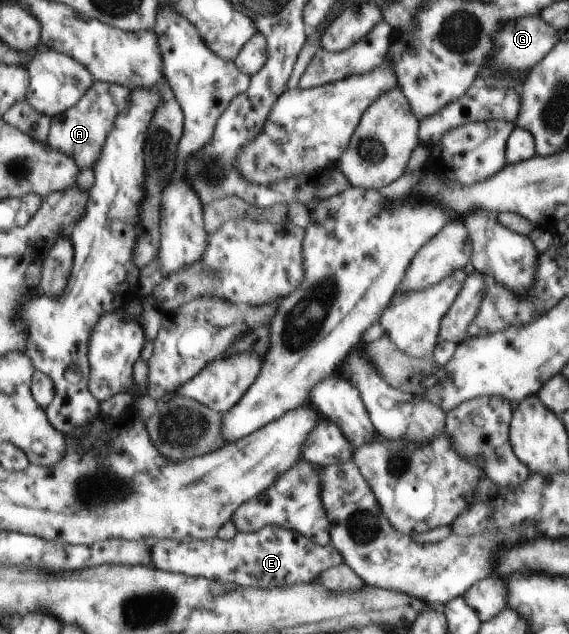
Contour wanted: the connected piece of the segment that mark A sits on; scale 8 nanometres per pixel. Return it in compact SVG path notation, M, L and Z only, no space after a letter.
M95 81L91 90L75 107L52 119L48 143L53 149L71 156L79 165L80 172L94 170L117 117L126 107L131 106L132 93L131 89L118 83Z

